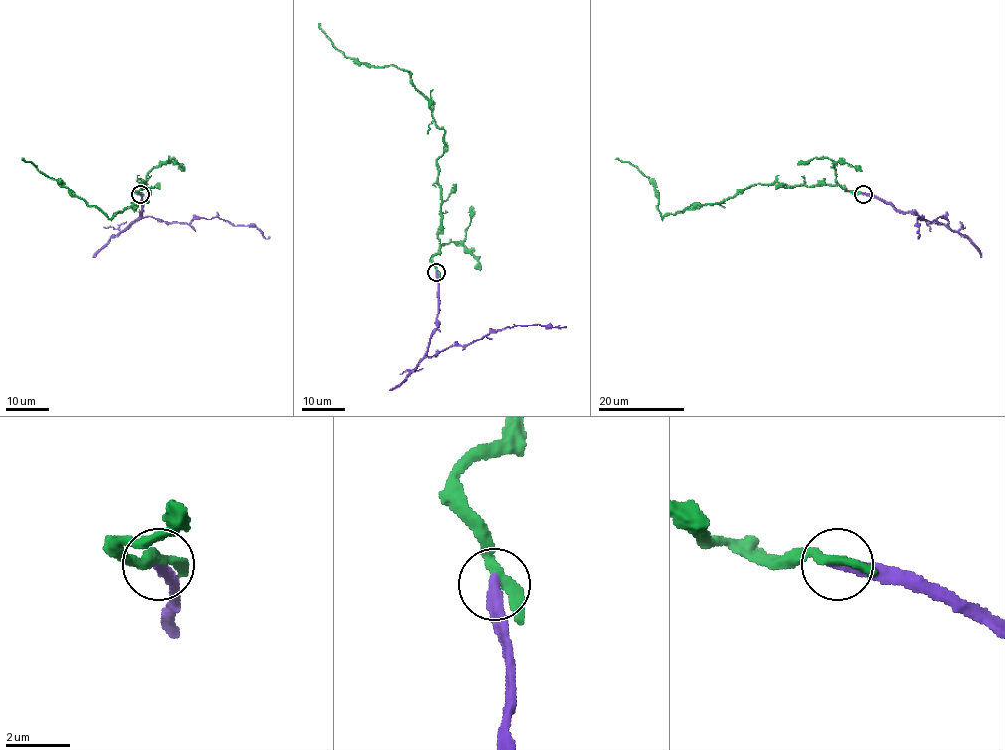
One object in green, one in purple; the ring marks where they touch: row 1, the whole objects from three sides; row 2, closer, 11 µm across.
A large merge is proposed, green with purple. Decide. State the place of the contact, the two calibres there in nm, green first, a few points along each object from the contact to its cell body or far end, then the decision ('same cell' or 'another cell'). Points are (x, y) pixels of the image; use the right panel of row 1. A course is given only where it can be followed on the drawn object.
at (863, 194); 280 nm thick on the green side, 360 nm on the other; green runs (864, 193), (774, 181), (662, 218), (655, 185), (615, 159); purple runs (864, 193), (931, 222), (948, 221), (941, 216), (928, 223), (918, 217), (918, 236); another cell

